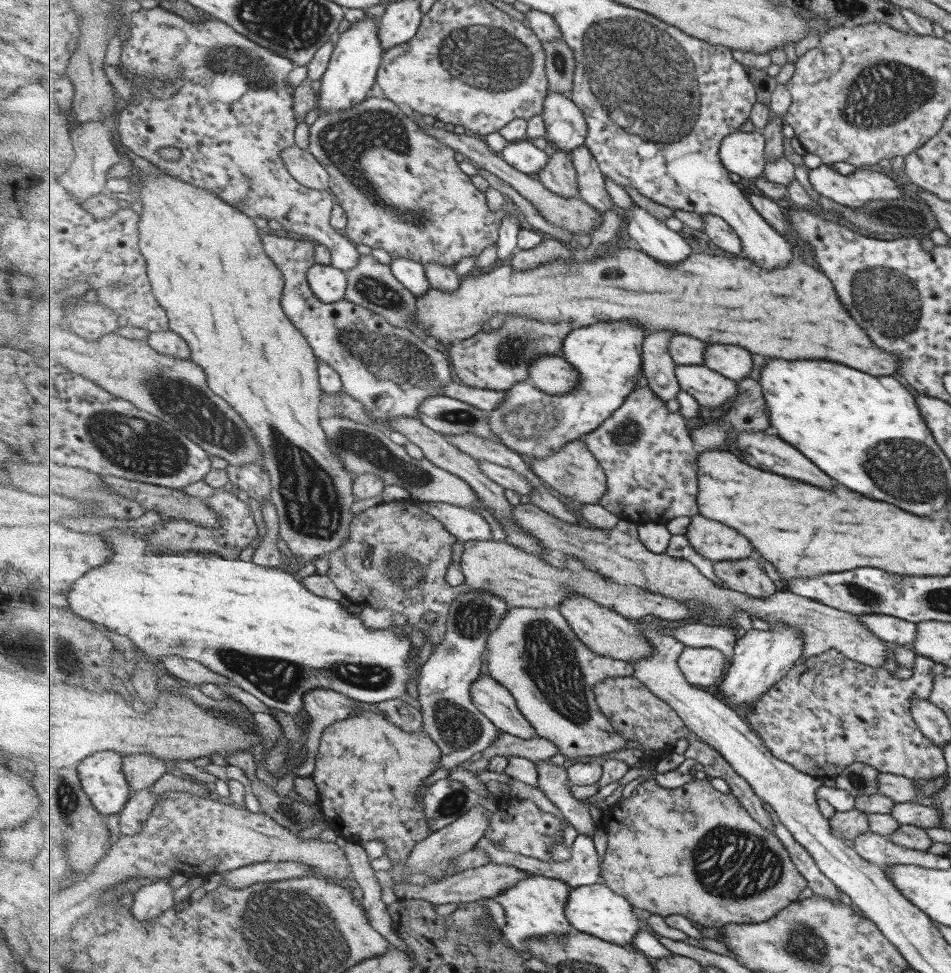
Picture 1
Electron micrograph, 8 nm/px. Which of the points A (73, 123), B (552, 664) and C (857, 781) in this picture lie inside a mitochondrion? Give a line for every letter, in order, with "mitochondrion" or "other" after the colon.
A: other
B: mitochondrion
C: mitochondrion

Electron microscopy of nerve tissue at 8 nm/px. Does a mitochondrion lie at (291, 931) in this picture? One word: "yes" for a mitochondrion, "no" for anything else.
yes

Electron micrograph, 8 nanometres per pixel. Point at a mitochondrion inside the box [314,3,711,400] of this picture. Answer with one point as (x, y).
(644, 81)

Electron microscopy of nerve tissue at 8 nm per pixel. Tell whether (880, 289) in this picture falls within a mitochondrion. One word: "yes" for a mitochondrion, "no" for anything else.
yes

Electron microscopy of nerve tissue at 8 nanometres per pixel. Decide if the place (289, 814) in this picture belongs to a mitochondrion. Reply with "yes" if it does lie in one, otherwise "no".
yes

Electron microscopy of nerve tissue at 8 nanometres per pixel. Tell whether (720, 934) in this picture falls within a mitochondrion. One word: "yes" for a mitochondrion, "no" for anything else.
no

